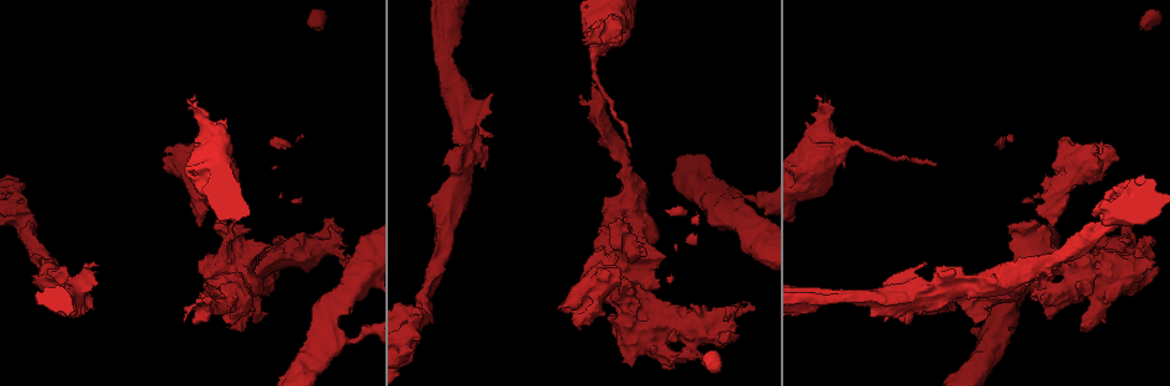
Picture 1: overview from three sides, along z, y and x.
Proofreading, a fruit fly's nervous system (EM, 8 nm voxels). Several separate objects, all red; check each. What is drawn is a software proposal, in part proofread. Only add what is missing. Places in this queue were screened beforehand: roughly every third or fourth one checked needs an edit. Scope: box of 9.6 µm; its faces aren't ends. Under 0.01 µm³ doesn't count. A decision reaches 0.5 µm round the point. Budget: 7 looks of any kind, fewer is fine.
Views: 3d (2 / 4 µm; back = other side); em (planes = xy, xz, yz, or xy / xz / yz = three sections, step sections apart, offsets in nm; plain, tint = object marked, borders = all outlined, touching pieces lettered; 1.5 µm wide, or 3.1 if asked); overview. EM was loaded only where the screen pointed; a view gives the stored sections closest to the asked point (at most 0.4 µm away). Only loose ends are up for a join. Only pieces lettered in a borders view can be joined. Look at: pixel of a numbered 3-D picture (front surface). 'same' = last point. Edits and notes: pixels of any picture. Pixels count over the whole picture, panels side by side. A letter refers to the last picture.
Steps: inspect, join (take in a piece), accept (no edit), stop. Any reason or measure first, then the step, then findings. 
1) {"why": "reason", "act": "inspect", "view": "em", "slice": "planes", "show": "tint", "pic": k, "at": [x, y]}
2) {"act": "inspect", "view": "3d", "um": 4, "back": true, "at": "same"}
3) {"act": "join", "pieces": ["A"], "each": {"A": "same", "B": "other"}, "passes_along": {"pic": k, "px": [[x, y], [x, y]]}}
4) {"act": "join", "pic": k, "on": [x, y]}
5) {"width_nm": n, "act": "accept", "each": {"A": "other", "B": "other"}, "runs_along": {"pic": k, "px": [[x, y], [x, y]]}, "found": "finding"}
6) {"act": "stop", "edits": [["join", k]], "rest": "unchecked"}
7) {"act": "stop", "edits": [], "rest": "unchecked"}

{"why": "branch stops here", "act": "inspect", "view": "em", "slice": "xy", "step": 4, "show": "plain", "pic": 1, "at": [666, 305]}

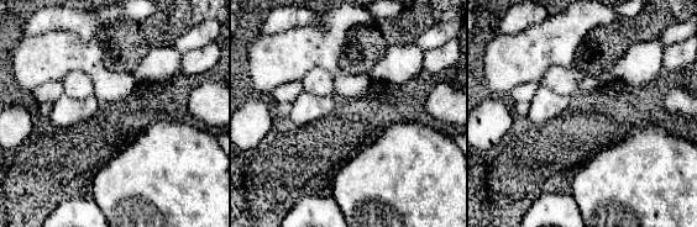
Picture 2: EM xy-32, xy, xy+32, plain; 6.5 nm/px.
{"why": "see the neighbours", "act": "inspect", "view": "em", "slice": "xy", "step": 4, "show": "borders", "at": "same"}

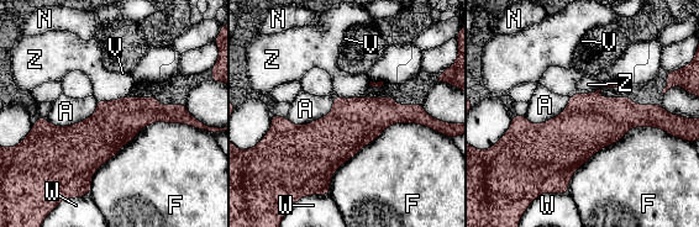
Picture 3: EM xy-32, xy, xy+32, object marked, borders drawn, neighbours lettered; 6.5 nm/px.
{"width_nm": 300, "act": "accept", "each": {"A": "other", "F": "other", "N": "other", "V": "other", "W": "other", "Z": "other"}, "border": {"pic": 3, "px": [[193, 126], [146, 125], [90, 191]]}, "found": "none of them fits"}

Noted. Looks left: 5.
{"why": "free end", "act": "inspect", "view": "em", "slice": "xy", "step": 8, "show": "tint", "pic": 1, "at": [334, 218]}

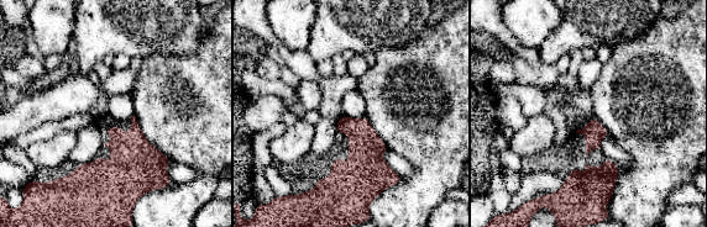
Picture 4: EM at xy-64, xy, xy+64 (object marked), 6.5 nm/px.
{"act": "inspect", "view": "em", "slice": "yz", "step": 8, "show": "borders", "at": "same"}

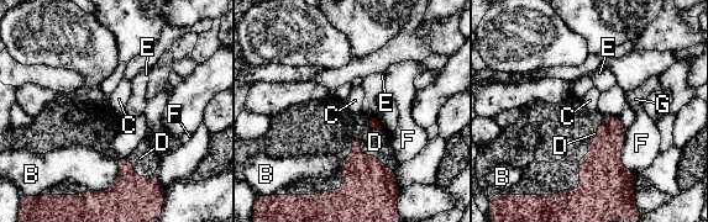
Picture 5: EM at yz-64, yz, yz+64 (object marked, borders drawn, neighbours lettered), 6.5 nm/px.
{"act": "join", "pieces": ["D"], "each": {"B": "other", "C": "other", "D": "same", "E": "other", "F": "other", "G": "other"}, "passes_along": {"pic": 5, "px": [[370, 194], [367, 156], [355, 125]]}, "found": "the neuron continues"}

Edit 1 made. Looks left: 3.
{"why": "see it whole again", "act": "inspect", "view": "overview"}

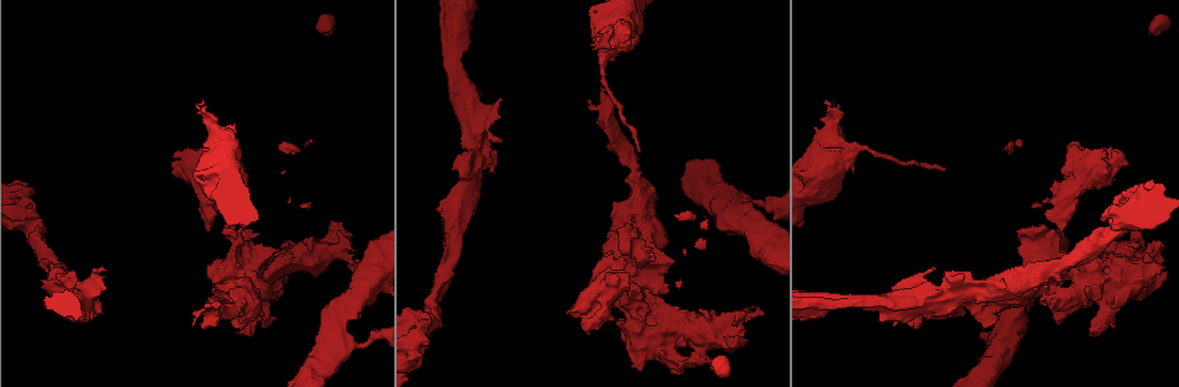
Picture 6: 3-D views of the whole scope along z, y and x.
{"why": "free end", "act": "inspect", "view": "em", "slice": "planes", "show": "borders", "pic": 6, "at": [1107, 162]}

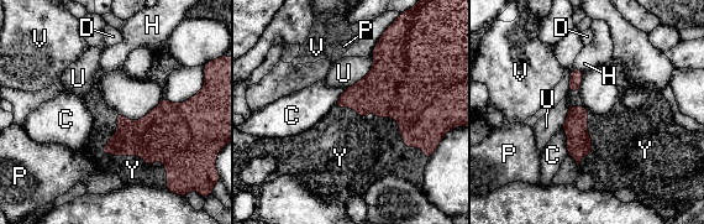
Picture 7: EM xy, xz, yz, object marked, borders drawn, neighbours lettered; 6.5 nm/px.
{"act": "accept", "each": {"C": "other", "D": "other", "H": "other", "P": "other", "U": "other", "V": "other", "Y": "other"}, "border": {"pic": 7, "px": [[116, 113], [167, 177]]}, "found": "none of them fits"}

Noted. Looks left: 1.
{"act": "stop", "edits": [["join", 5]], "rest": "unchecked"}

